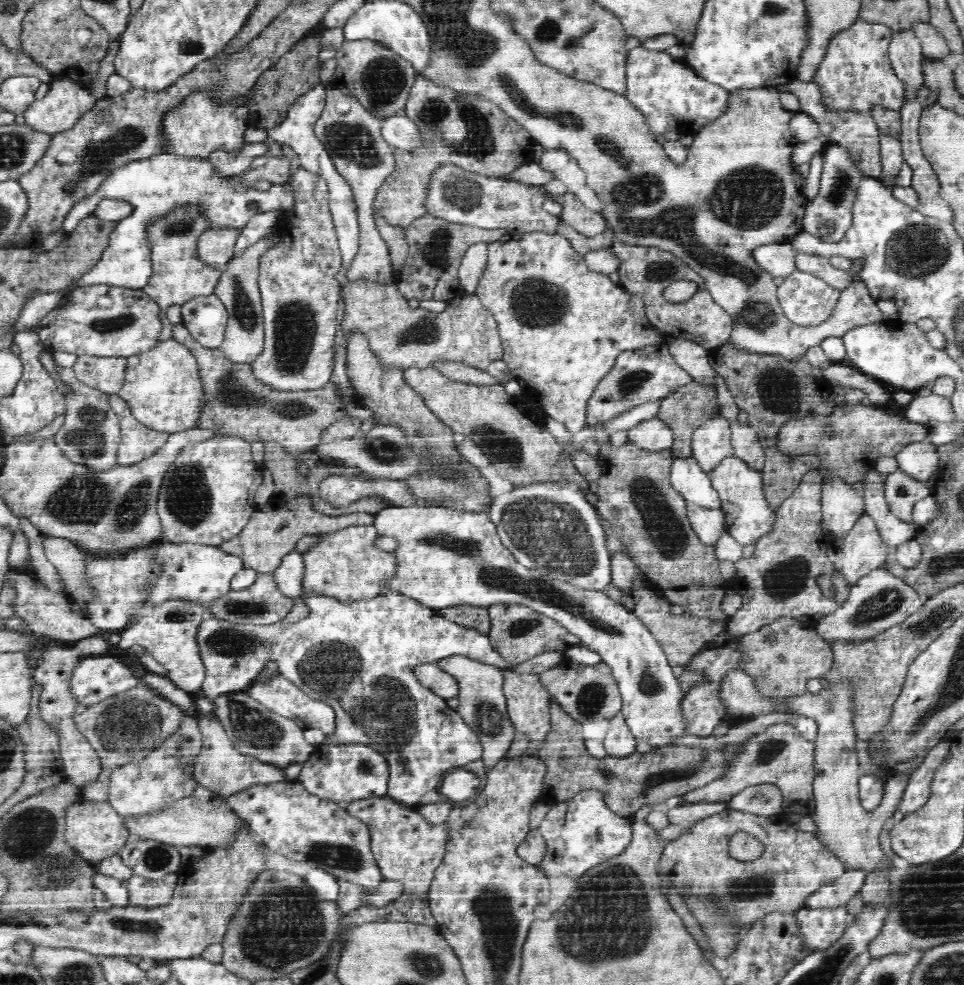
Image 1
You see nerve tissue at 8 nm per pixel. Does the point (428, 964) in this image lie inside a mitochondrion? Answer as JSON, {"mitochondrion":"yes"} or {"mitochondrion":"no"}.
{"mitochondrion":"yes"}

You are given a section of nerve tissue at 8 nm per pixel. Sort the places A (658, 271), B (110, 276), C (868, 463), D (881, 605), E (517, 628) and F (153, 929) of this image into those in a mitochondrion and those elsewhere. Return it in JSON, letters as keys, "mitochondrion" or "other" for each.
{"A":"mitochondrion","B":"other","C":"other","D":"mitochondrion","E":"mitochondrion","F":"mitochondrion"}

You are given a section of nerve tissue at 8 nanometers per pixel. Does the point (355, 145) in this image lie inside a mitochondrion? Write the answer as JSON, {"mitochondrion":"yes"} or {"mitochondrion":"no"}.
{"mitochondrion":"yes"}

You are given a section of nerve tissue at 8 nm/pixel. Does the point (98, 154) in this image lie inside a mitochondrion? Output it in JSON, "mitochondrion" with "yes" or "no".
{"mitochondrion":"yes"}

